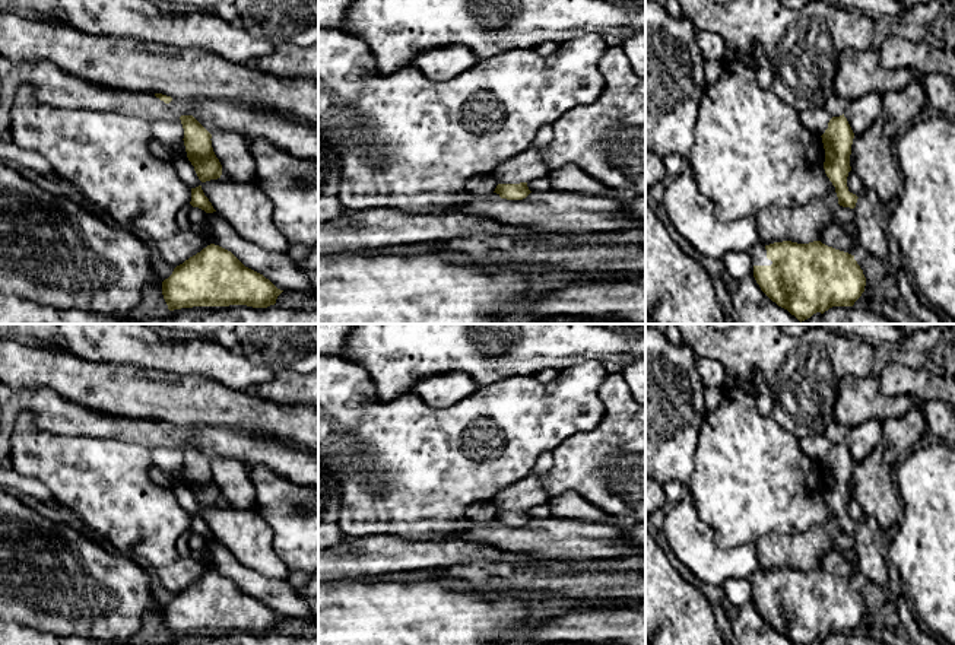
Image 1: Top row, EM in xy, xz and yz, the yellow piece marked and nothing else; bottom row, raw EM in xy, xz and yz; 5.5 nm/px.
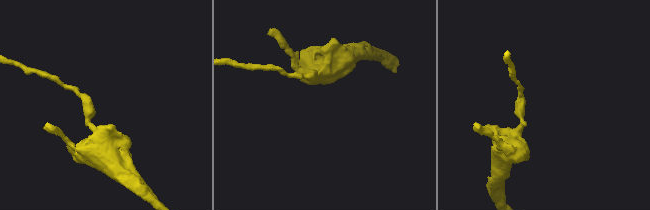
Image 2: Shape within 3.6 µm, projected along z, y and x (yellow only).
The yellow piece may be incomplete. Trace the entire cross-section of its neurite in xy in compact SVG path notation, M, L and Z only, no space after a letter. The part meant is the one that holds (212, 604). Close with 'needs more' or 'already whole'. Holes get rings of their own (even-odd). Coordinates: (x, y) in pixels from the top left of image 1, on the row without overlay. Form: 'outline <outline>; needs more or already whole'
outline M210 571L177 592L162 609L169 638L193 633L267 635L283 617L245 594L231 578Z; already whole

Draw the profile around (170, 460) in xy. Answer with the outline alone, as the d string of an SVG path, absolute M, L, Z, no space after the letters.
M161 447L150 452L152 463L162 470L166 476L174 476L184 466L184 455L180 448L175 447Z

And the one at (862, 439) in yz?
M847 375L838 381L834 403L834 420L848 428L844 438L854 463L866 458L882 442L882 423L900 419L916 404L913 397L886 395L879 390L878 378Z

